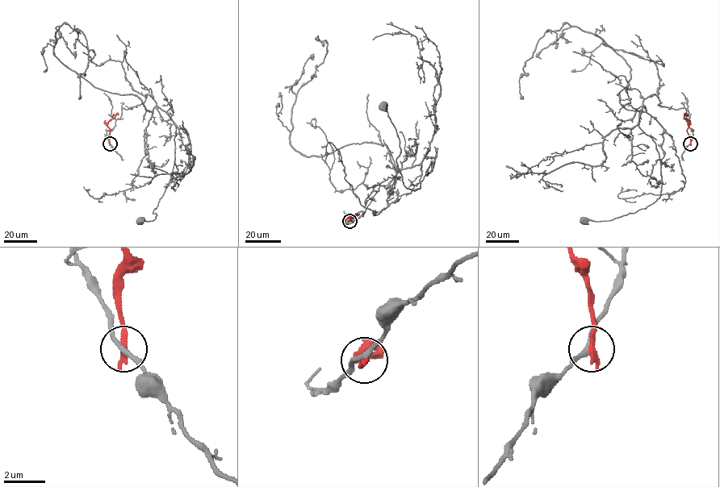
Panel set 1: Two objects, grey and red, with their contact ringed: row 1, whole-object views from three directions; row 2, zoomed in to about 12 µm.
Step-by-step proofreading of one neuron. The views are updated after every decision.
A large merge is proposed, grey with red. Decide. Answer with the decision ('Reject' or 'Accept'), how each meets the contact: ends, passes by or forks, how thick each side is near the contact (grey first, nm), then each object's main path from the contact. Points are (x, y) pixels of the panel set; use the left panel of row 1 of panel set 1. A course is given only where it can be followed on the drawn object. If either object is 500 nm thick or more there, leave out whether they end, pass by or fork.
Reject. At the ring grey passes by. At the ring red ends. Thickness 220 nm (grey) against 300 nm. Course of grey: (109, 143), (106, 131), (122, 108), (140, 105), (146, 94), (176, 126), (169, 182), (155, 218), (140, 221). Course of red: (109, 143), (107, 122), (115, 116), (113, 114)

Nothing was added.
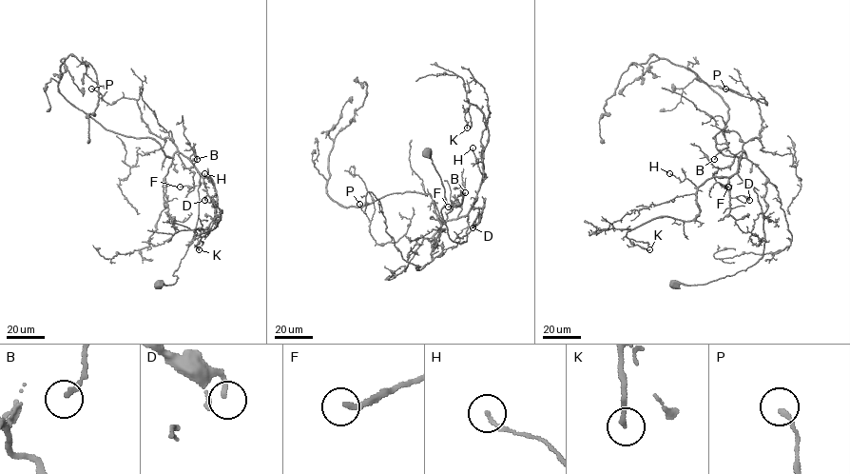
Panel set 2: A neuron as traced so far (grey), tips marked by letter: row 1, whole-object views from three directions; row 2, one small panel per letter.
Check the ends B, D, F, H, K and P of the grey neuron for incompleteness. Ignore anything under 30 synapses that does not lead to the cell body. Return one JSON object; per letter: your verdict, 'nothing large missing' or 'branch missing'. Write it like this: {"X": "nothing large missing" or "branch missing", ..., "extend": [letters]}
{"B": "nothing large missing", "D": "nothing large missing", "F": "nothing large missing", "H": "nothing large missing", "K": "nothing large missing", "P": "nothing large missing", "extend": []}

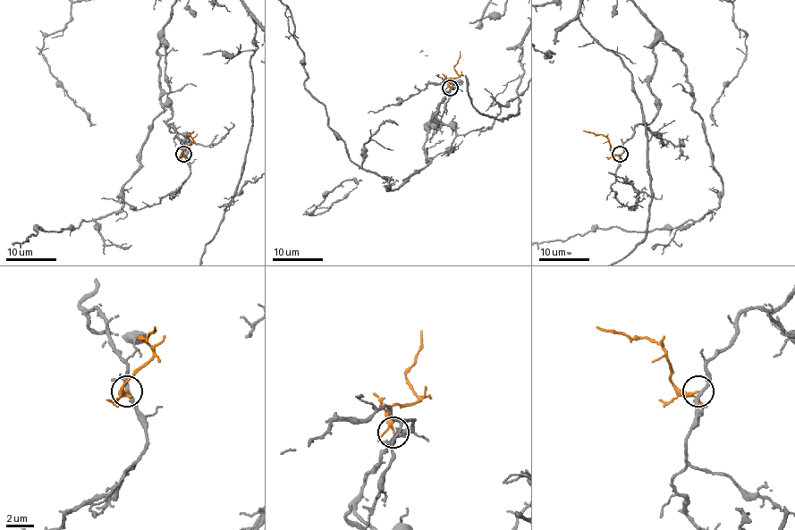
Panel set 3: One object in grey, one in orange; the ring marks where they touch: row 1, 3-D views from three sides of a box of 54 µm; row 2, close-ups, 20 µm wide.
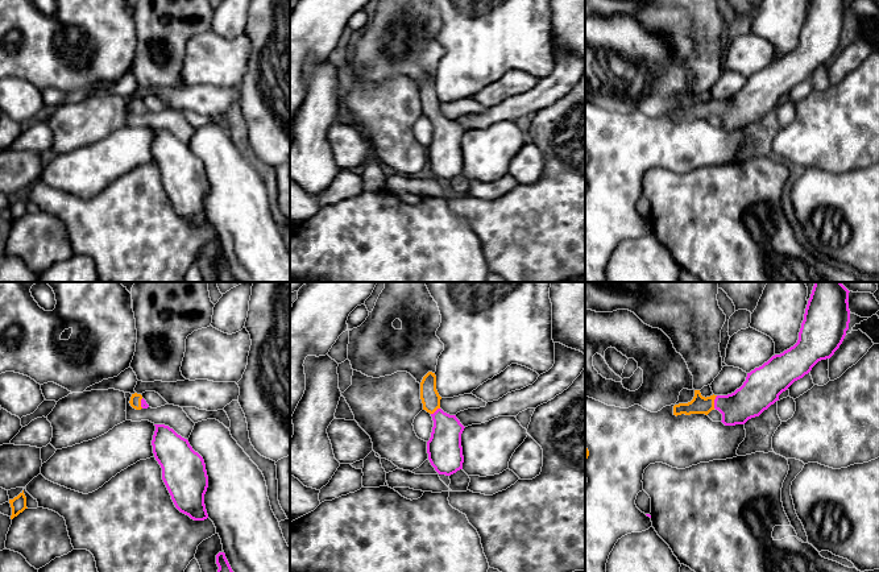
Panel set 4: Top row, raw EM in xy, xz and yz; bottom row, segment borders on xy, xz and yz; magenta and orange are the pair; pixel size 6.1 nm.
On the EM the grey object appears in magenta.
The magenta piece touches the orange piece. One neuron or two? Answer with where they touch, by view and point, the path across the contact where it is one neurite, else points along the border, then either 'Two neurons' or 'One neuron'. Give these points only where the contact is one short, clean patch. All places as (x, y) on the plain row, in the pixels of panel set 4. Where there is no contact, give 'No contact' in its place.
Touches magenta at yz (714, 107). Path across: yz (754, 102), (747, 107), (714, 107), (699, 110). One neuron

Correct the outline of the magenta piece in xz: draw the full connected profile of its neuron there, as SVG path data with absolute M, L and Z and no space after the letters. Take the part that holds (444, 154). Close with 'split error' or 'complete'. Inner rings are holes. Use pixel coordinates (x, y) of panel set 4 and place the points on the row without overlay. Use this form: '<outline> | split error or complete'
M428 76L420 87L420 104L423 115L430 117L434 125L427 146L428 165L439 179L451 181L463 174L461 138L465 132L456 120L440 113L441 101L436 95L436 80L432 76Z | split error

